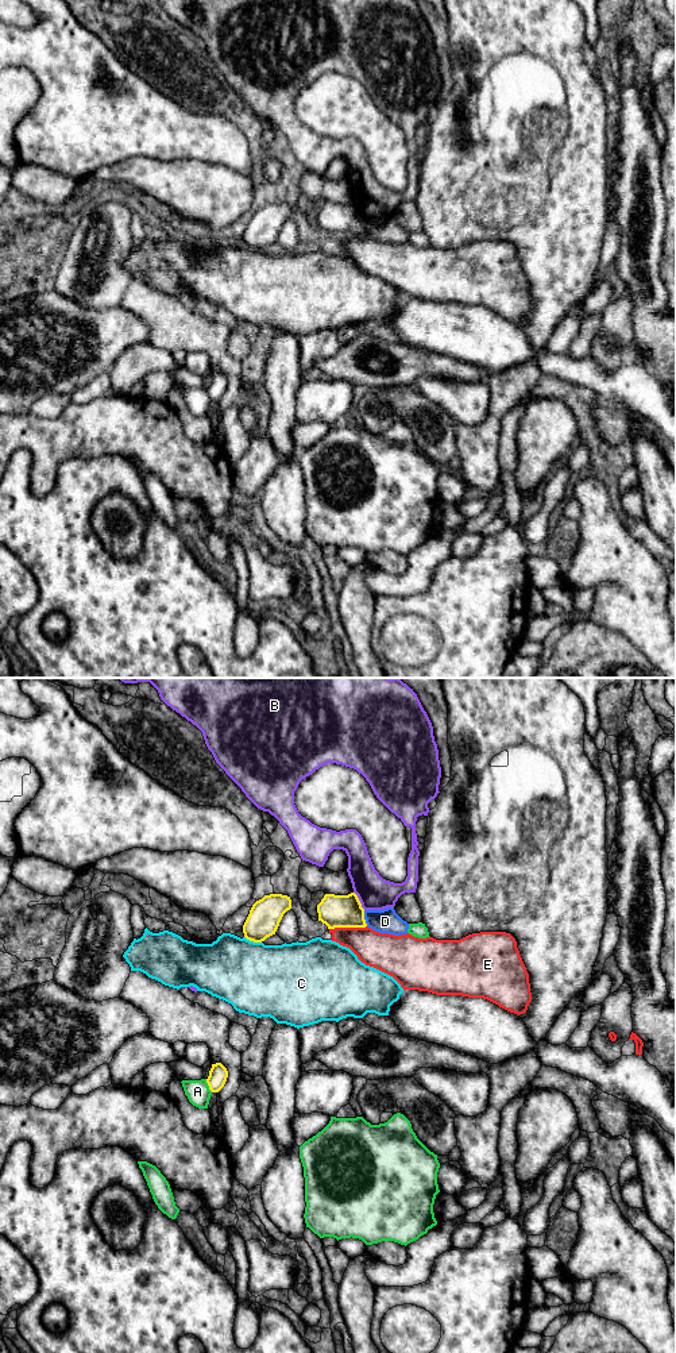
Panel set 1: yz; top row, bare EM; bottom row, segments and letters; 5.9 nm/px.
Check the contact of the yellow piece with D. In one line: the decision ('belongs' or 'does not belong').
does not belong

